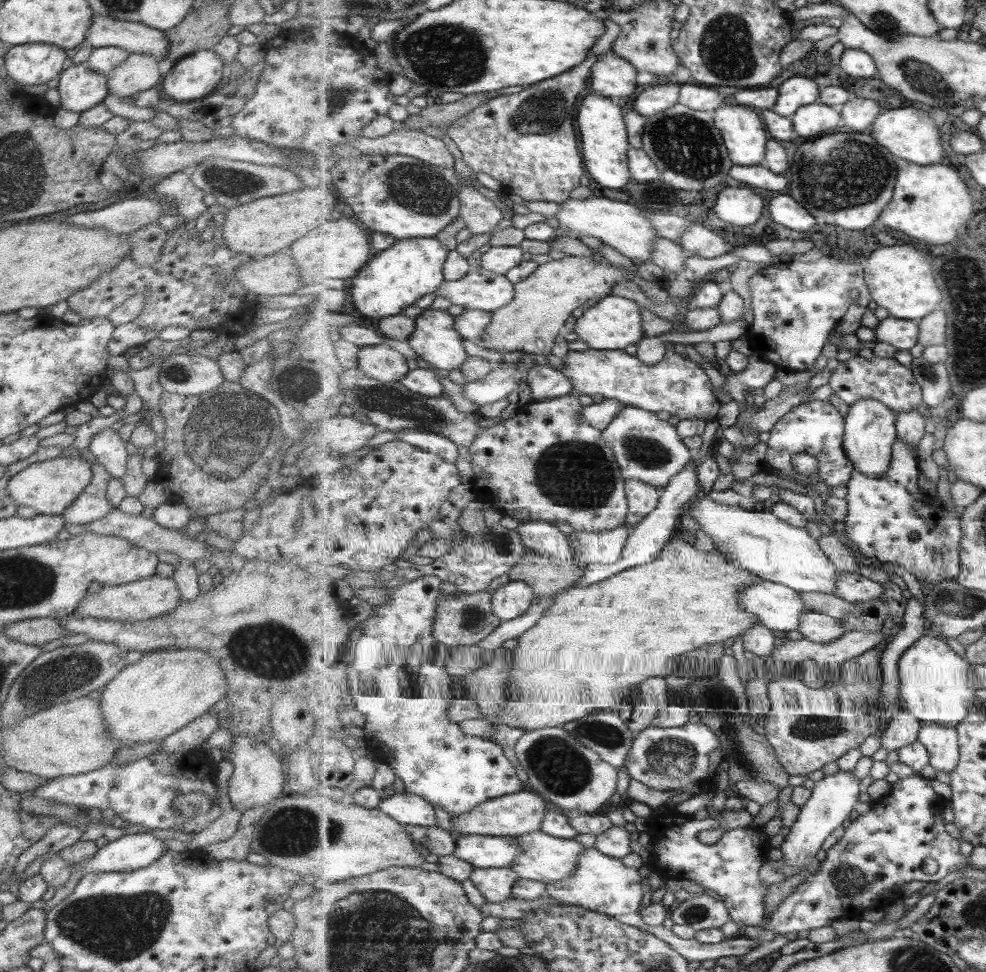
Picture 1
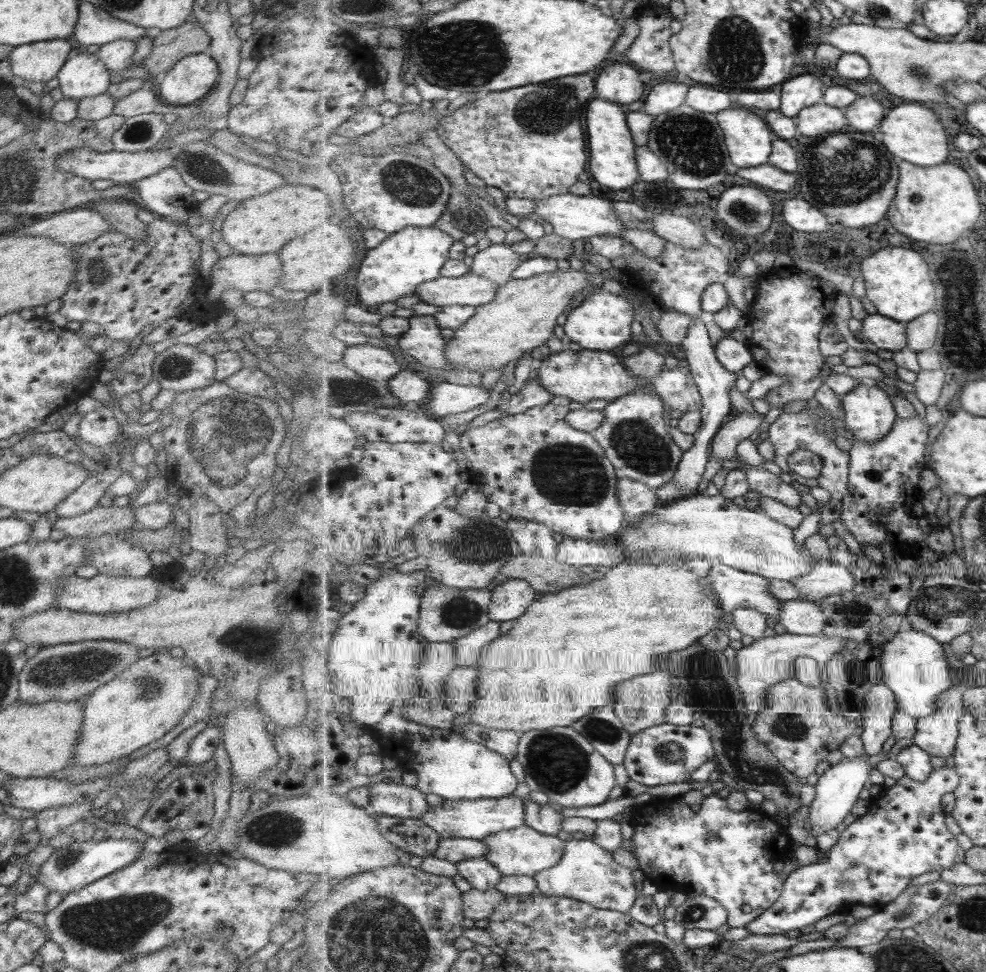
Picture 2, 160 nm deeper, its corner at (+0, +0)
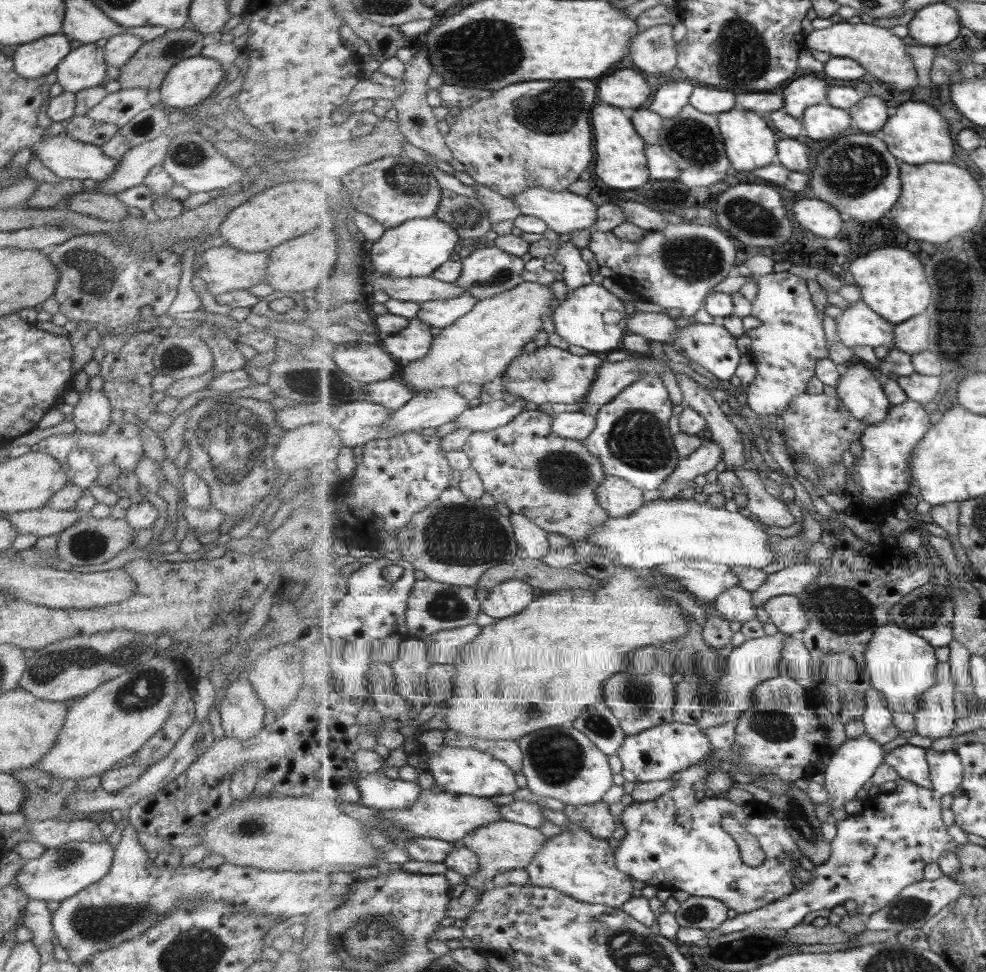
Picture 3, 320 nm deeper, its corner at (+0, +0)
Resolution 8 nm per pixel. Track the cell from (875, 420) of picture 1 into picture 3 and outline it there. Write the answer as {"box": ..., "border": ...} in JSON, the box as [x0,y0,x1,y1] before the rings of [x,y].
{"box":[836,360,891,426],"border":[[[858,360],[848,364],[847,370],[839,379],[836,390],[840,399],[850,409],[856,419],[862,420],[867,426],[882,423],[890,412],[891,401],[887,398],[883,379],[869,365]]]}

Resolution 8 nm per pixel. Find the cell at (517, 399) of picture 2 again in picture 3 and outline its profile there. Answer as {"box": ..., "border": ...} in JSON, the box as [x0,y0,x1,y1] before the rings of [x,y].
{"box":[455,399,526,432],"border":[[[518,399],[511,405],[502,400],[491,400],[488,403],[480,403],[476,407],[469,407],[455,420],[456,428],[470,428],[472,432],[489,432],[501,428],[515,420],[526,400]]]}

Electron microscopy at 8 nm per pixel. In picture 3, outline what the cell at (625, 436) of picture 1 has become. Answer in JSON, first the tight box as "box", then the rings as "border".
{"box":[582,373,680,490],"border":[[[645,373],[625,388],[613,402],[600,407],[598,421],[589,438],[582,441],[603,463],[606,474],[618,476],[641,490],[658,490],[680,463],[678,449],[673,446],[669,420],[673,402],[658,374]]]}

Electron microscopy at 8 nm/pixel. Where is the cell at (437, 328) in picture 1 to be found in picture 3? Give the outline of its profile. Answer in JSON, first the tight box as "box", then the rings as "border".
{"box":[380,316,435,363],"border":[[[415,316],[410,318],[409,326],[403,332],[382,339],[380,343],[387,346],[386,352],[400,363],[423,359],[430,354],[431,344],[434,343],[435,337],[431,334],[431,327],[426,321]]]}

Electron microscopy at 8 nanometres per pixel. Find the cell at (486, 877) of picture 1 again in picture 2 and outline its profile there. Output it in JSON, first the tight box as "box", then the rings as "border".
{"box":[456,857,503,889],"border":[[[485,857],[464,860],[456,865],[459,869],[459,875],[465,878],[475,889],[495,889],[498,880],[503,876],[496,869],[496,866]]]}

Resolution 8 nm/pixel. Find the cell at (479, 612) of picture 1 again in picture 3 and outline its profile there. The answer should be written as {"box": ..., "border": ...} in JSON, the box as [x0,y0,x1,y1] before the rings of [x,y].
{"box":[407,577,483,639],"border":[[[428,577],[419,580],[411,591],[411,600],[407,610],[407,624],[412,637],[423,639],[432,634],[461,628],[475,623],[479,613],[483,612],[483,603],[477,600],[477,590],[469,586],[452,586],[443,582],[436,582]]]}

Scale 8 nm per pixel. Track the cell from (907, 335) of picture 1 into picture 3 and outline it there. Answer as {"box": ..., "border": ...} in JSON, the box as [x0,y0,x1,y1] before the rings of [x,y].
{"box":[835,300,895,349],"border":[[[863,300],[849,303],[835,319],[839,338],[849,349],[855,346],[895,347],[895,324],[873,312]]]}

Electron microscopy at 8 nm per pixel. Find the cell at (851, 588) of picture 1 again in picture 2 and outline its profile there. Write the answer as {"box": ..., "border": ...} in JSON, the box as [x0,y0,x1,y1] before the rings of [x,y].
{"box":[792,560,855,602],"border":[[[820,560],[811,574],[801,576],[792,584],[799,589],[803,600],[815,602],[849,592],[855,588],[855,576],[851,574],[851,570],[831,560]]]}

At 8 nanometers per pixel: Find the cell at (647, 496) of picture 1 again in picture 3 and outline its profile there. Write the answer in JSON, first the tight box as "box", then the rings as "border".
{"box":[597,475,647,518],"border":[[[607,475],[597,493],[598,503],[609,512],[610,518],[629,516],[647,504],[640,488],[618,476]]]}

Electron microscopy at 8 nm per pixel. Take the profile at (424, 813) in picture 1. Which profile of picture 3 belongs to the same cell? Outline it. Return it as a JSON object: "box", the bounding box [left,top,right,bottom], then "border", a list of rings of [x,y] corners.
{"box":[357,772,423,811],"border":[[[382,772],[368,773],[357,783],[362,796],[361,807],[368,806],[379,811],[409,808],[423,792],[415,782],[387,778]]]}

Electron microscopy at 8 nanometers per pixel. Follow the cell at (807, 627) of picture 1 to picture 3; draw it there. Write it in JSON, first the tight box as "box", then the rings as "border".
{"box":[764,596,809,635],"border":[[[777,596],[771,598],[764,609],[769,614],[769,622],[785,635],[802,635],[809,619],[798,596]]]}

